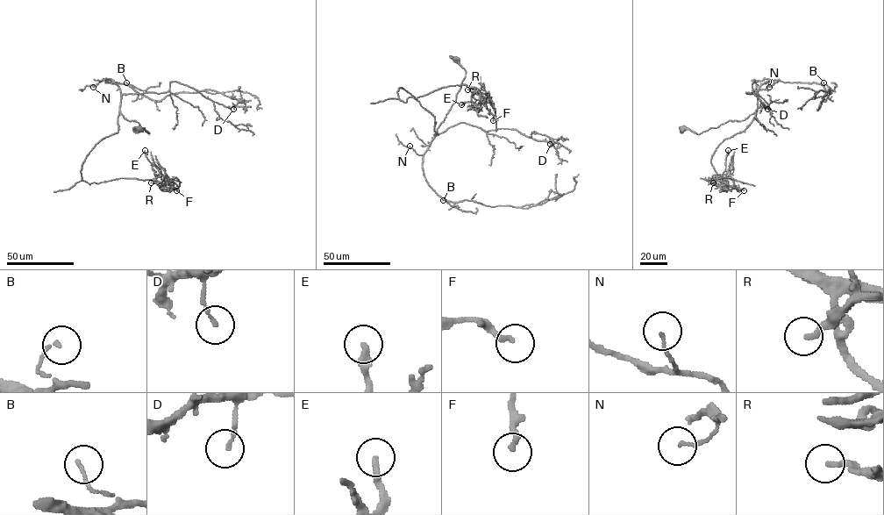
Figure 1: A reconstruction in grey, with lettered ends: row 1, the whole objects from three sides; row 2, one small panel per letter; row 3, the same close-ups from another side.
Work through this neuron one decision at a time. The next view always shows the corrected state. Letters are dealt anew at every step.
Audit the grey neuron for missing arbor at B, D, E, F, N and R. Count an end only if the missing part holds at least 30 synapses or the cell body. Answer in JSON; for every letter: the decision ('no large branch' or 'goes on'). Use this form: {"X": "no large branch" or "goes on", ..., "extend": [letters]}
{"B": "no large branch", "D": "no large branch", "E": "no large branch", "F": "no large branch", "N": "no large branch", "R": "no large branch", "extend": []}

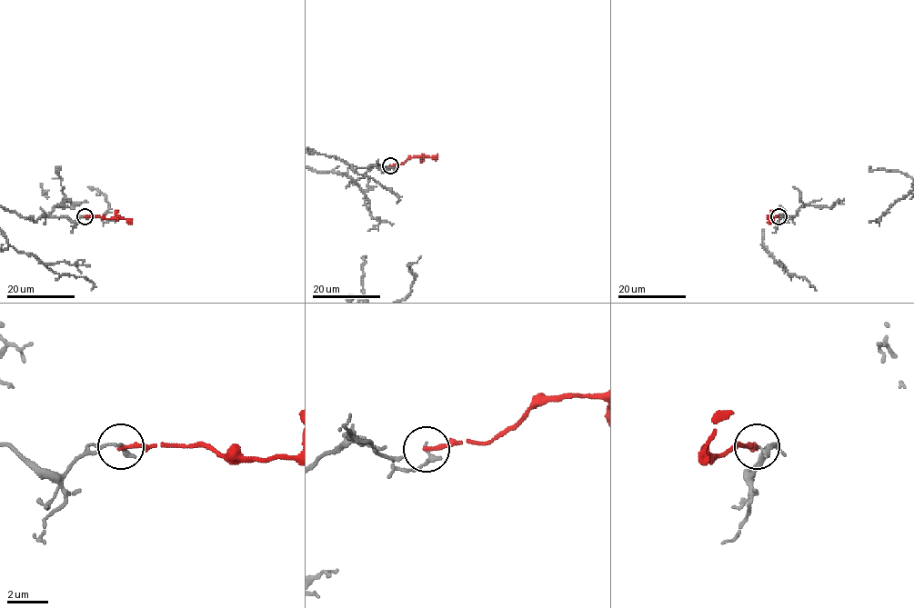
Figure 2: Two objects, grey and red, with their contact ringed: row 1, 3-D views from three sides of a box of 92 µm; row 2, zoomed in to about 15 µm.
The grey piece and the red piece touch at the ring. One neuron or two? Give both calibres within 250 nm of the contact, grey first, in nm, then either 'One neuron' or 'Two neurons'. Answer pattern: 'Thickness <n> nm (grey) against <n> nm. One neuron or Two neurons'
Thickness 240 nm (grey) against 200 nm. Two neurons

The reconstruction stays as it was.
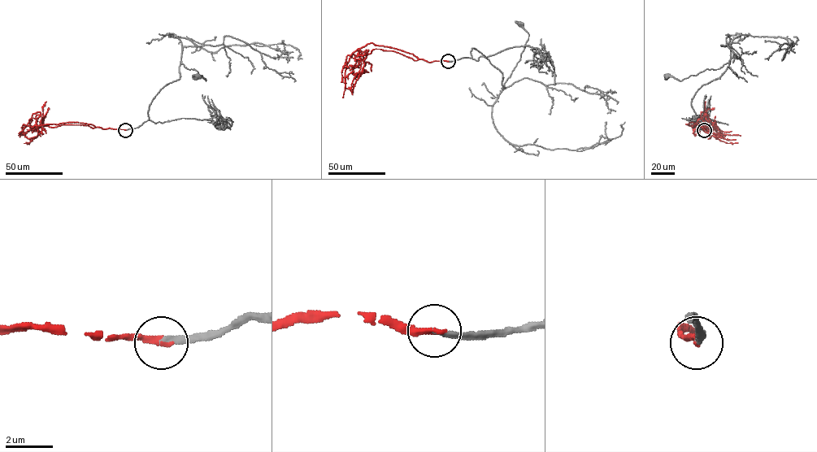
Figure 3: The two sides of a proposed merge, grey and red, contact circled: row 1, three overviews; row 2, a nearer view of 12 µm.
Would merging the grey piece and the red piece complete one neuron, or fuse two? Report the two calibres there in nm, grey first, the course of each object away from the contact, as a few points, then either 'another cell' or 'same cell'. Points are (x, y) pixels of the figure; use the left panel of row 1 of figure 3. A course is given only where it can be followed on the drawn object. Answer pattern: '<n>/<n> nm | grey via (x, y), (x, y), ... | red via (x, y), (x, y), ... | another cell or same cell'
240/240 nm | grey via (125, 130), (137, 128), (148, 119), (153, 99), (166, 84), (179, 79), (180, 61), (206, 80), (197, 76) | red via (125, 130), (103, 129), (79, 122), (36, 125), (36, 119), (32, 118), (19, 133), (23, 134), (20, 136) | same cell

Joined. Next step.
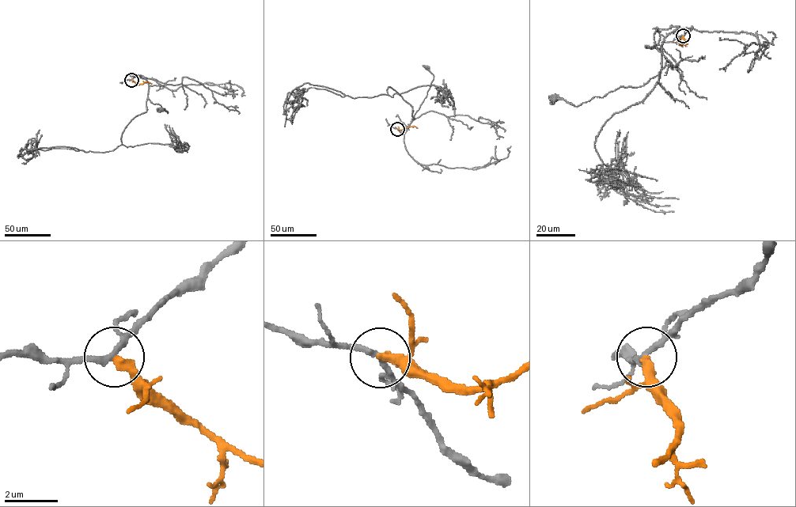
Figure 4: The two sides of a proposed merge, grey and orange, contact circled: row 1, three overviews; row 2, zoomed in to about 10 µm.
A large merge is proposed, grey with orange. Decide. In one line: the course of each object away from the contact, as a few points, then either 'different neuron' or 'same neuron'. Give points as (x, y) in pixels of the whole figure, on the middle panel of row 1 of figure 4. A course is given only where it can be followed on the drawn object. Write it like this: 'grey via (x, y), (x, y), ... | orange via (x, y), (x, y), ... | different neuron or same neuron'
grey via (397, 129), (404, 133), (426, 96), (434, 78), (427, 66) | orange via (397, 129), (413, 126), (417, 128) | different neuron

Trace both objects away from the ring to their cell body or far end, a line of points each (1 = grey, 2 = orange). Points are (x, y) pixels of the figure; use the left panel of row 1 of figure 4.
1: (131, 79), (137, 75), (142, 76), (149, 85), (148, 99), (153, 104), (158, 104), (168, 113), (161, 109)
2: (131, 79), (137, 83), (151, 83)

